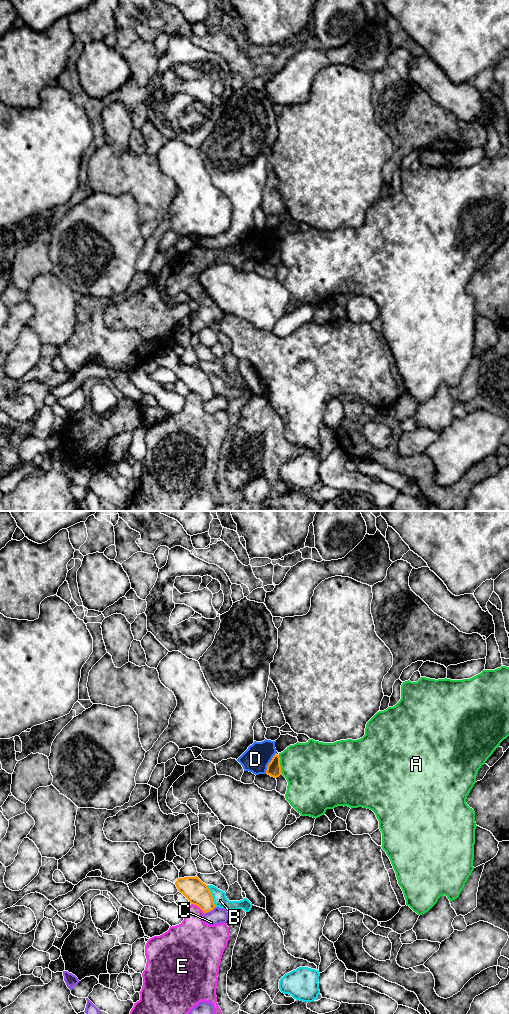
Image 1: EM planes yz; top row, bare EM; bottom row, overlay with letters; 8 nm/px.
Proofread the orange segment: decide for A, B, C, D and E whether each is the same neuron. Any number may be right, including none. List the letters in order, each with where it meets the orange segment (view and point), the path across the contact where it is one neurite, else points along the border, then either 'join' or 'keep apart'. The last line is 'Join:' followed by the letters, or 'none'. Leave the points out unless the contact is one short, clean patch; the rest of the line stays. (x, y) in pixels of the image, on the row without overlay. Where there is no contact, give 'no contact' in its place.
A: meets orange in yz at (279, 253); keep apart
B: meets orange in yz at (211, 384); keep apart
C: meets orange in yz at (209, 399); keep apart
D: meets orange in yz at (269, 251); border along yz (275, 241), (265, 261); keep apart
E: meets orange in yz at (198, 394); keep apart
Join: none

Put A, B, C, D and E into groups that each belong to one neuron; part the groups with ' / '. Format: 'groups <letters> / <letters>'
groups A / B / C / D / E

